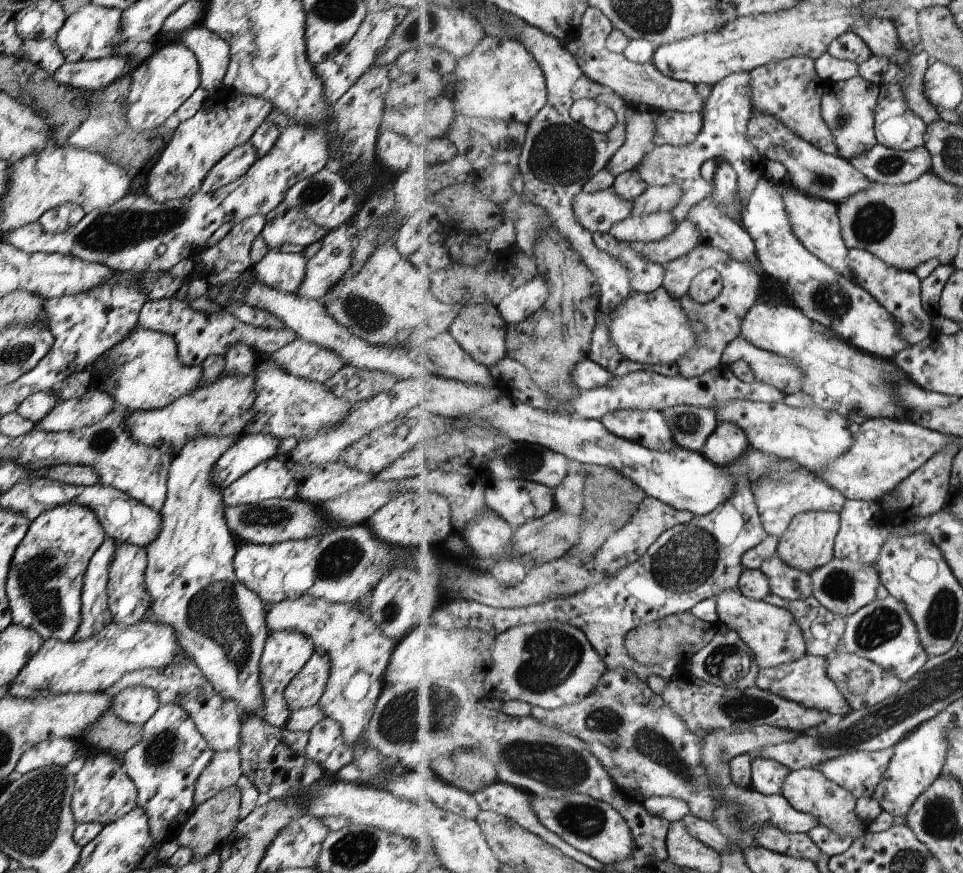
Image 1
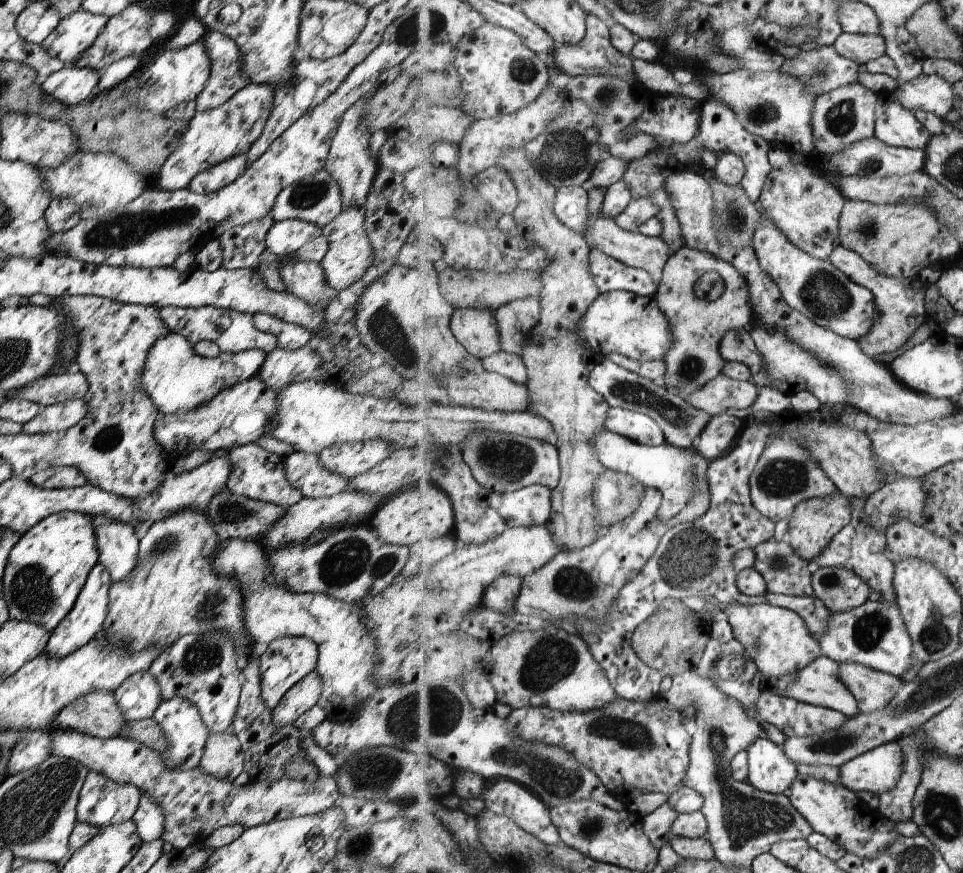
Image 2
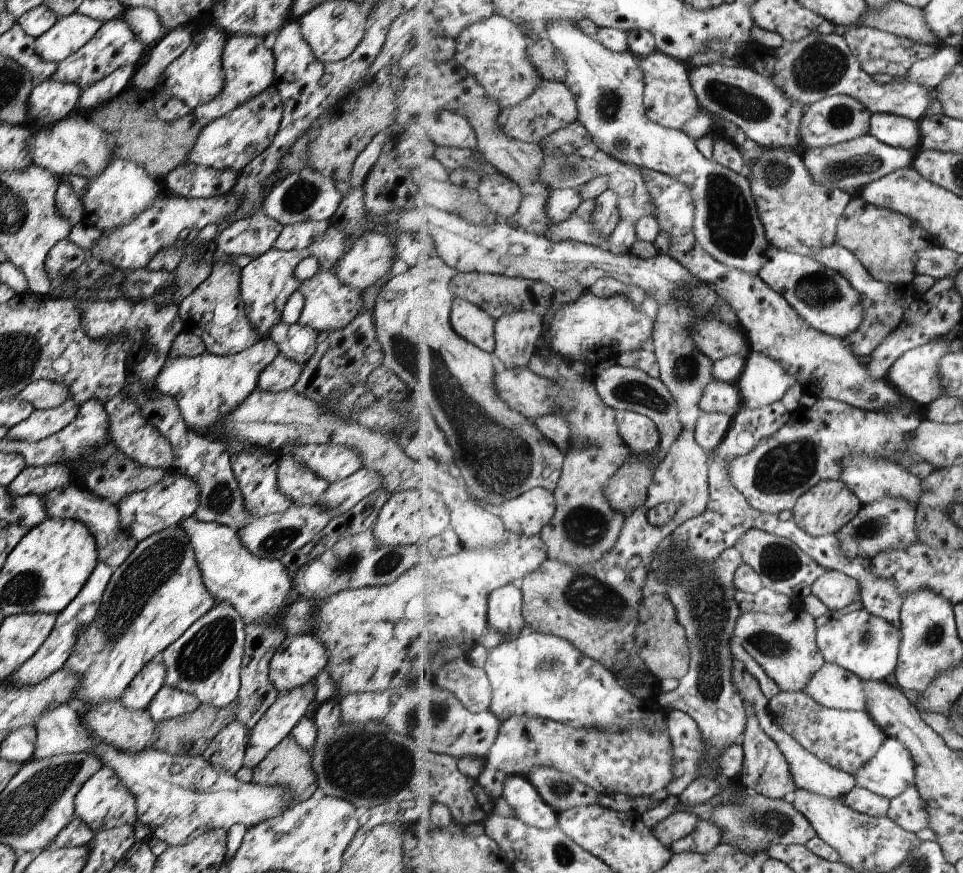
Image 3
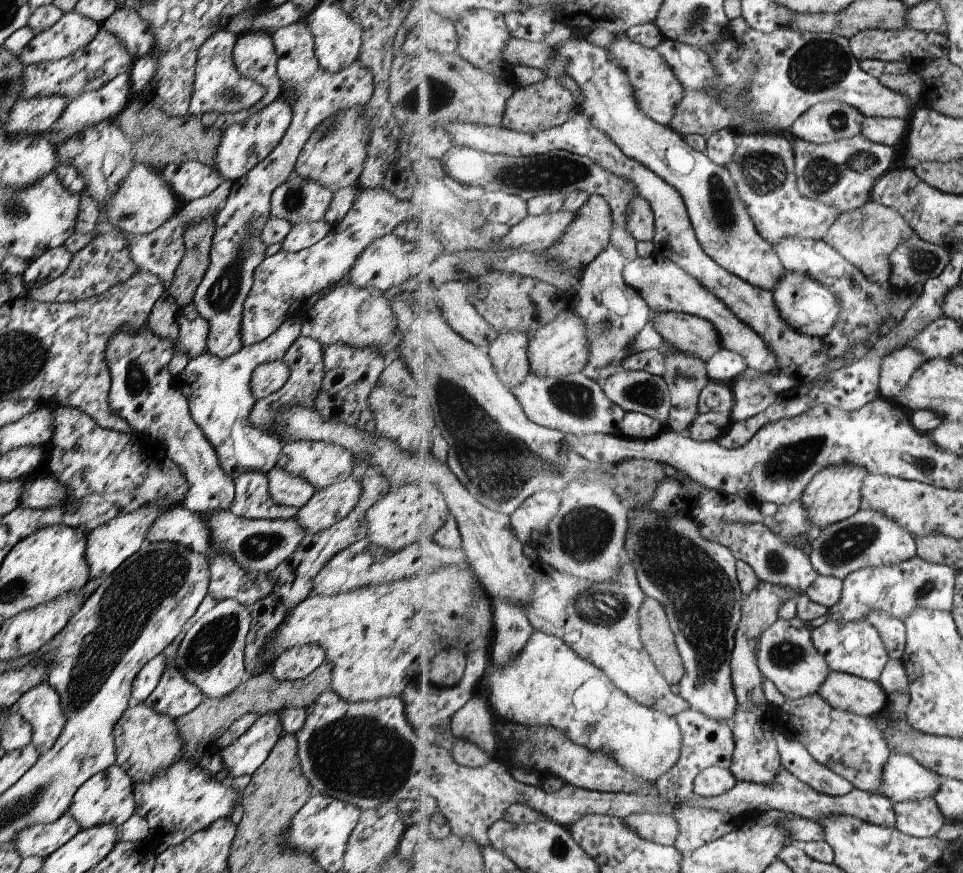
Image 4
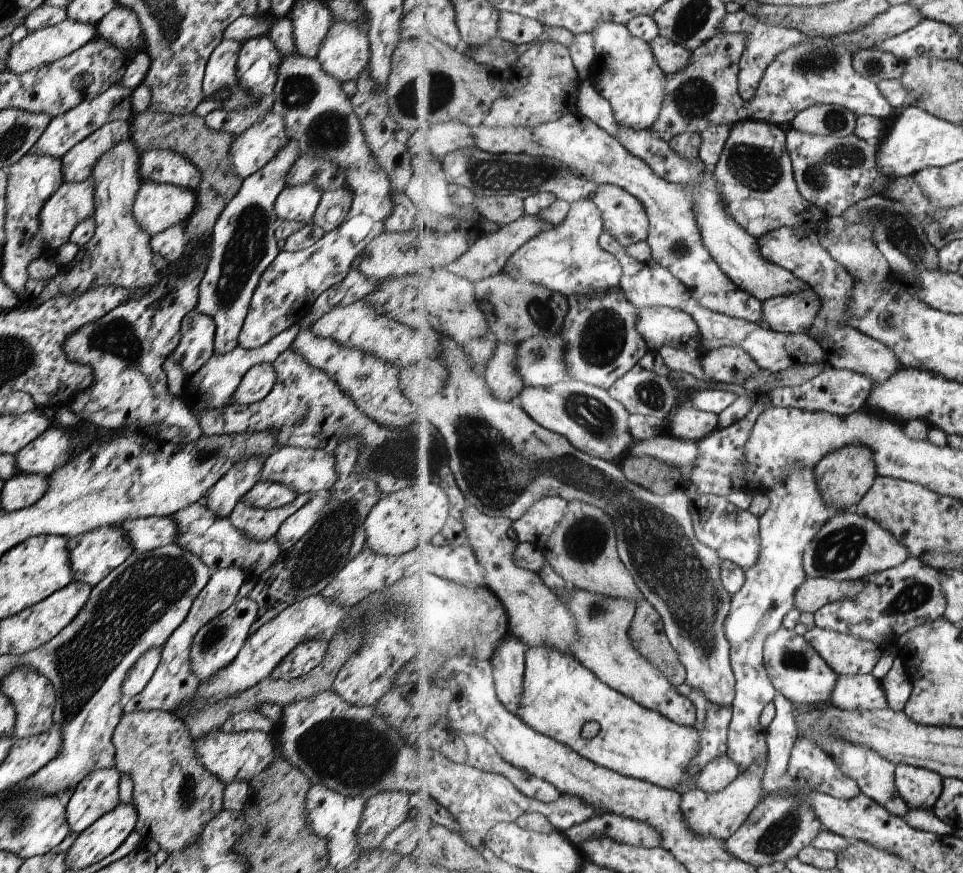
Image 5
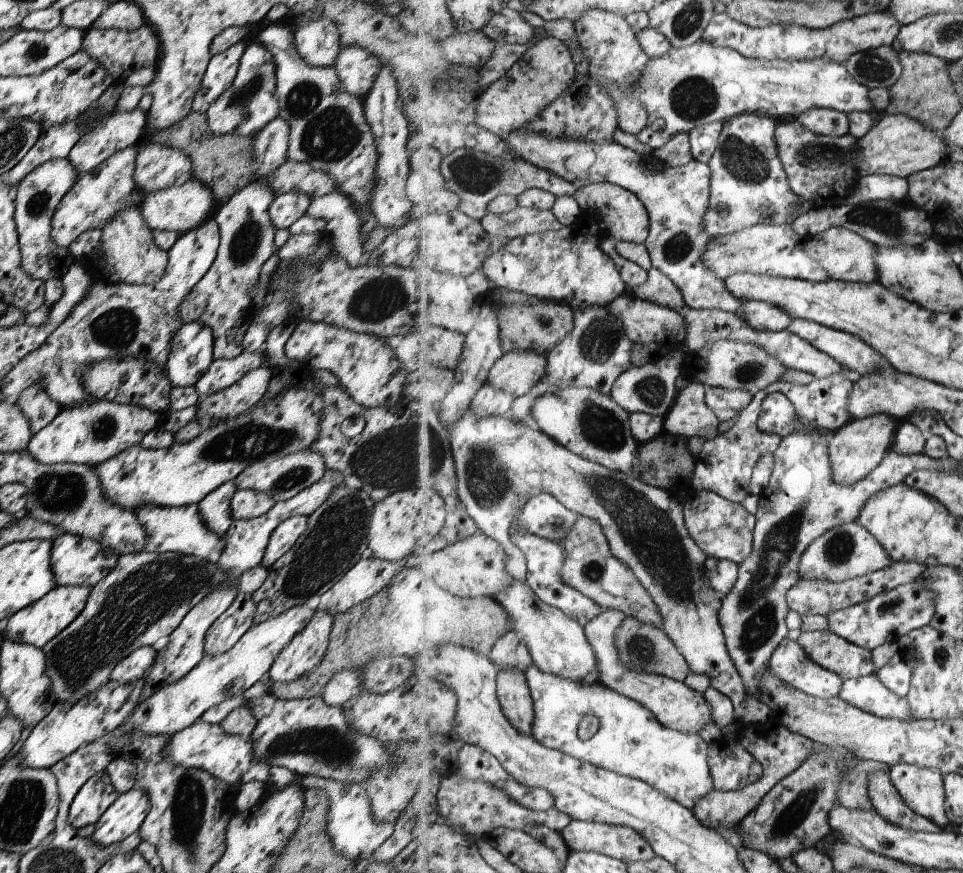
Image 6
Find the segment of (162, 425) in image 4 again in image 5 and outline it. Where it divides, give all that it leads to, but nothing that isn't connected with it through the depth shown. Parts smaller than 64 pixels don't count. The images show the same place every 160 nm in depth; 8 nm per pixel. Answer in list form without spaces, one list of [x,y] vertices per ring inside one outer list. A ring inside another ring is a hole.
[[[187,242],[182,256],[168,264],[168,273],[148,287],[147,294],[121,302],[97,320],[81,325],[63,341],[65,358],[90,367],[94,379],[65,406],[81,421],[111,431],[133,428],[138,432],[151,425],[161,437],[183,443],[202,434],[194,414],[179,398],[168,393],[163,363],[179,342],[181,319],[195,308],[197,287],[208,263],[208,244]],[[187,256],[190,261],[179,272],[178,265]]]

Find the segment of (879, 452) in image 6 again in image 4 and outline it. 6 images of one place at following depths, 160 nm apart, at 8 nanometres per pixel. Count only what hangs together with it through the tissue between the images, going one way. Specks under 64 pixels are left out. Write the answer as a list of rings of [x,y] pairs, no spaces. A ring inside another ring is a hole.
[[[851,463],[843,466],[829,466],[823,470],[807,486],[801,498],[811,522],[820,530],[825,530],[827,526],[833,526],[858,514],[862,510],[862,489],[867,474],[870,472],[865,466],[855,466]]]

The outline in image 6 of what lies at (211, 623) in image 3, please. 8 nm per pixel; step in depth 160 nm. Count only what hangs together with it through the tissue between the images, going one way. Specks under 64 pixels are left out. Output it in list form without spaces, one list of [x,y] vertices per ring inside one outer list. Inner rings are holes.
[[[237,593],[232,603],[205,632],[204,654],[207,656],[218,655],[229,650],[253,625],[255,607],[249,593]]]

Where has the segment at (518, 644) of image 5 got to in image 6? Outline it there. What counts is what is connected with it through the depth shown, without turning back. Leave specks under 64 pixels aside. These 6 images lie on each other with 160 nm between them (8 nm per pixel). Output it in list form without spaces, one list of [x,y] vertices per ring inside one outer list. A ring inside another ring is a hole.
[[[501,669],[498,676],[498,695],[513,726],[521,734],[533,735],[536,712],[525,674]]]

